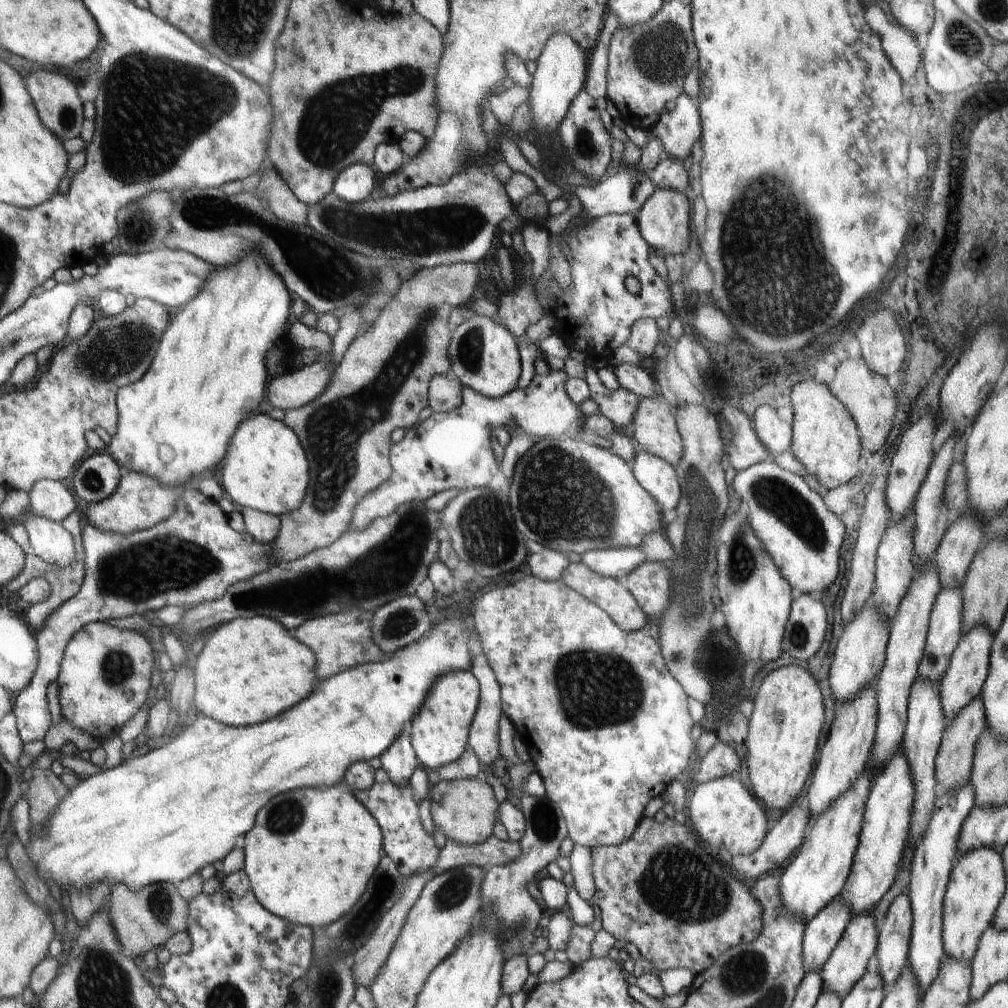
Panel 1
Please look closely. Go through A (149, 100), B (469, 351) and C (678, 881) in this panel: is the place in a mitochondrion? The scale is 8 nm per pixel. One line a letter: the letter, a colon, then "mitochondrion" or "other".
A: mitochondrion
B: mitochondrion
C: mitochondrion

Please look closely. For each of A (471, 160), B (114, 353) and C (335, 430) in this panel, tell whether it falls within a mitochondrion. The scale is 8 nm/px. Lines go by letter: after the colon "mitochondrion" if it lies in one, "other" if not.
A: other
B: mitochondrion
C: mitochondrion

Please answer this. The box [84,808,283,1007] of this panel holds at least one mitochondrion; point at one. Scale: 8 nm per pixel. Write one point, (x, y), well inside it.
(161, 906)

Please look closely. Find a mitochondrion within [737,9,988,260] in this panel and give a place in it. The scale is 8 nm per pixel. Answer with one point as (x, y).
(962, 41)

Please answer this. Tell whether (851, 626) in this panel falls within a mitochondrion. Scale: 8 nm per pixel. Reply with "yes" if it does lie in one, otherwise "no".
no

